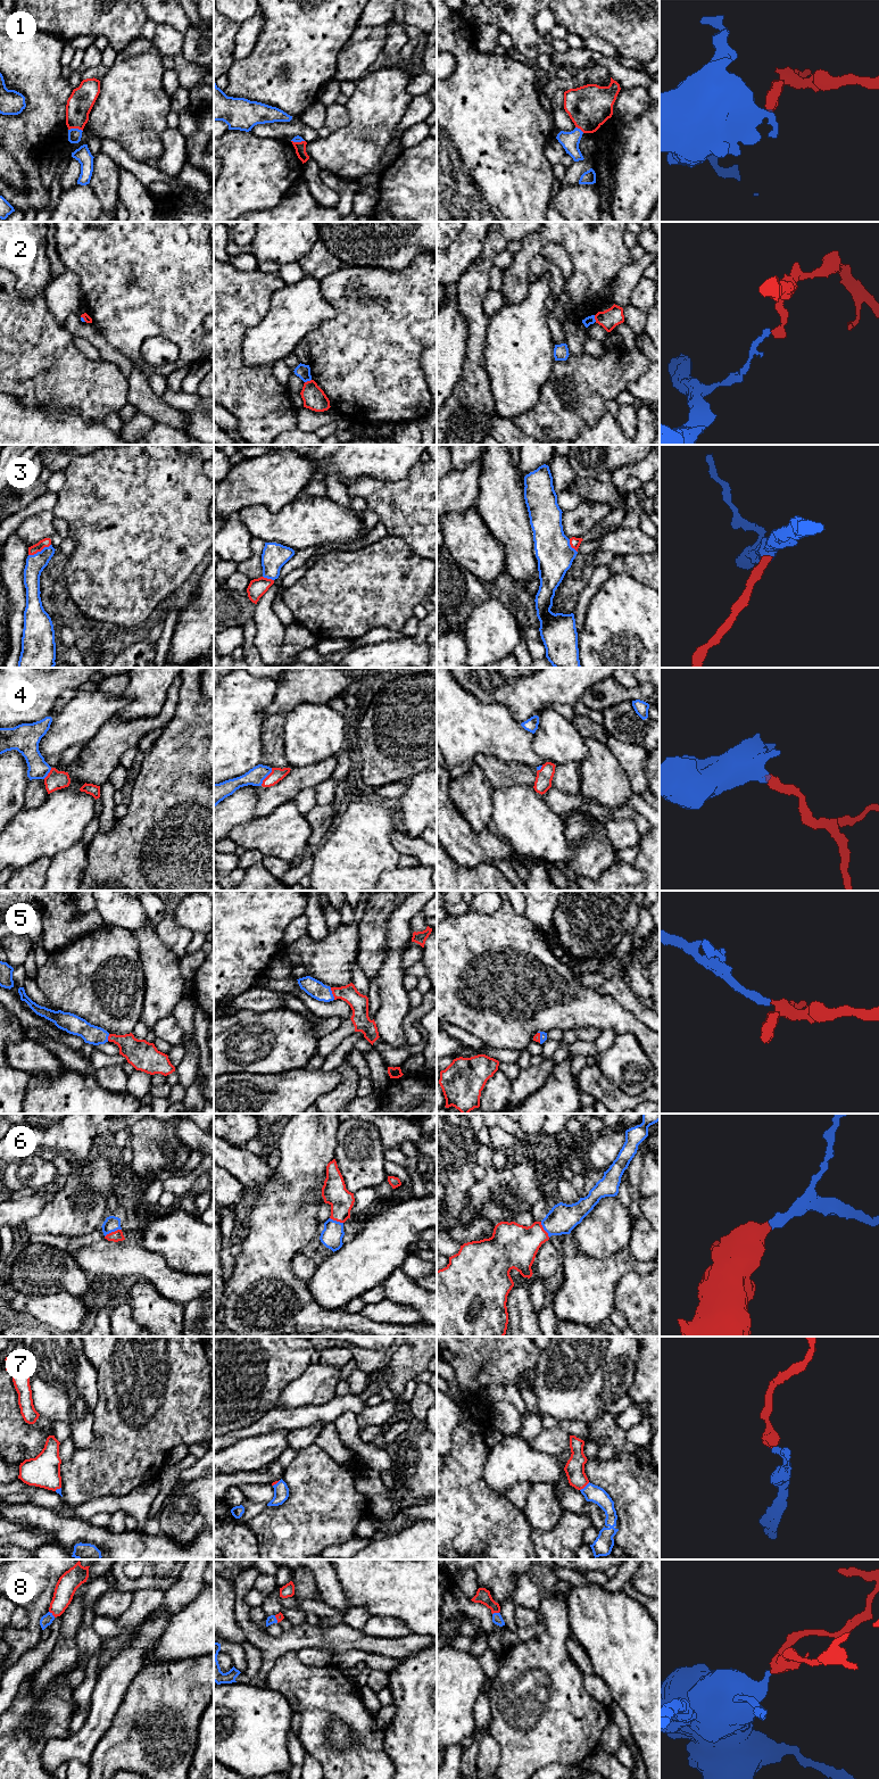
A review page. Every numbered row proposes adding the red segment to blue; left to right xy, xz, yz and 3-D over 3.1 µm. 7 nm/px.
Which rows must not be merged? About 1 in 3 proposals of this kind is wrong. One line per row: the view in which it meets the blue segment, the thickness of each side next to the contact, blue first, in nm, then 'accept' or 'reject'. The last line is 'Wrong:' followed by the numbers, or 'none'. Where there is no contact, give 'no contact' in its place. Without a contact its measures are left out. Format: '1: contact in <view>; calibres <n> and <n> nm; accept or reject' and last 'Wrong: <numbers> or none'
1: contact in xy; calibres 100 and 180 nm; reject
2: contact in xz; calibres 100 and 160 nm; reject
3: contact in xy; calibres 130 and 70 nm; accept
4: contact in xz; calibres 120 and 90 nm; accept
5: contact in xz; calibres 120 and 130 nm; accept
6: contact in xy; calibres 110 and 80 nm; accept
7: contact in yz; calibres 120 and 140 nm; accept
8: contact in xy; calibres 80 and 140 nm; accept
Wrong: 1, 2

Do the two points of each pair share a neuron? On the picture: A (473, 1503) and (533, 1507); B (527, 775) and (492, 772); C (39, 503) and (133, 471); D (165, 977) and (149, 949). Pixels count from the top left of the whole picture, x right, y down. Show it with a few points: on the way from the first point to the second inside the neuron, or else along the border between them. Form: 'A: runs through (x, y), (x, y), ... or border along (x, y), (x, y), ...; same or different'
A: border along (522, 1509), (525, 1520), (532, 1529); different
B: runs through (519, 774), (500, 774); same
C: border along (58, 494), (56, 505), (51, 510); different
D: runs through (162, 970), (155, 956); same

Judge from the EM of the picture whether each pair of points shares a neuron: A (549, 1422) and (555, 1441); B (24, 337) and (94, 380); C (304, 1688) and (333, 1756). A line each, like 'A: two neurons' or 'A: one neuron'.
A: two neurons
B: one neuron
C: one neuron

